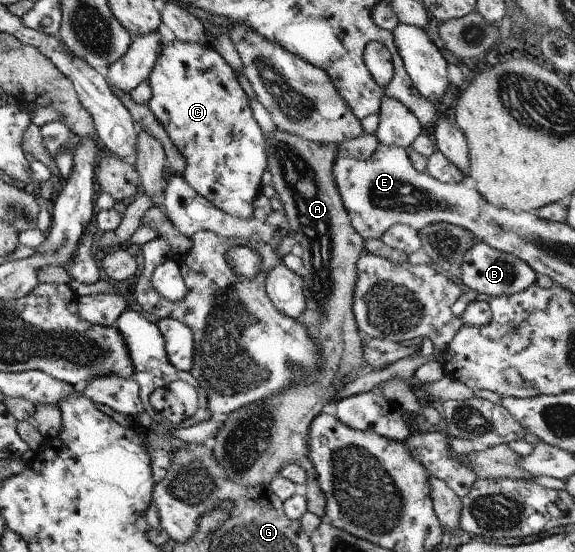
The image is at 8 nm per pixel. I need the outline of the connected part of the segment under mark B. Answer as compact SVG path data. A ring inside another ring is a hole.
M477 242L466 250L460 269L456 272L461 287L486 296L498 297L516 294L535 285L537 275L514 254L499 252L488 244Z

